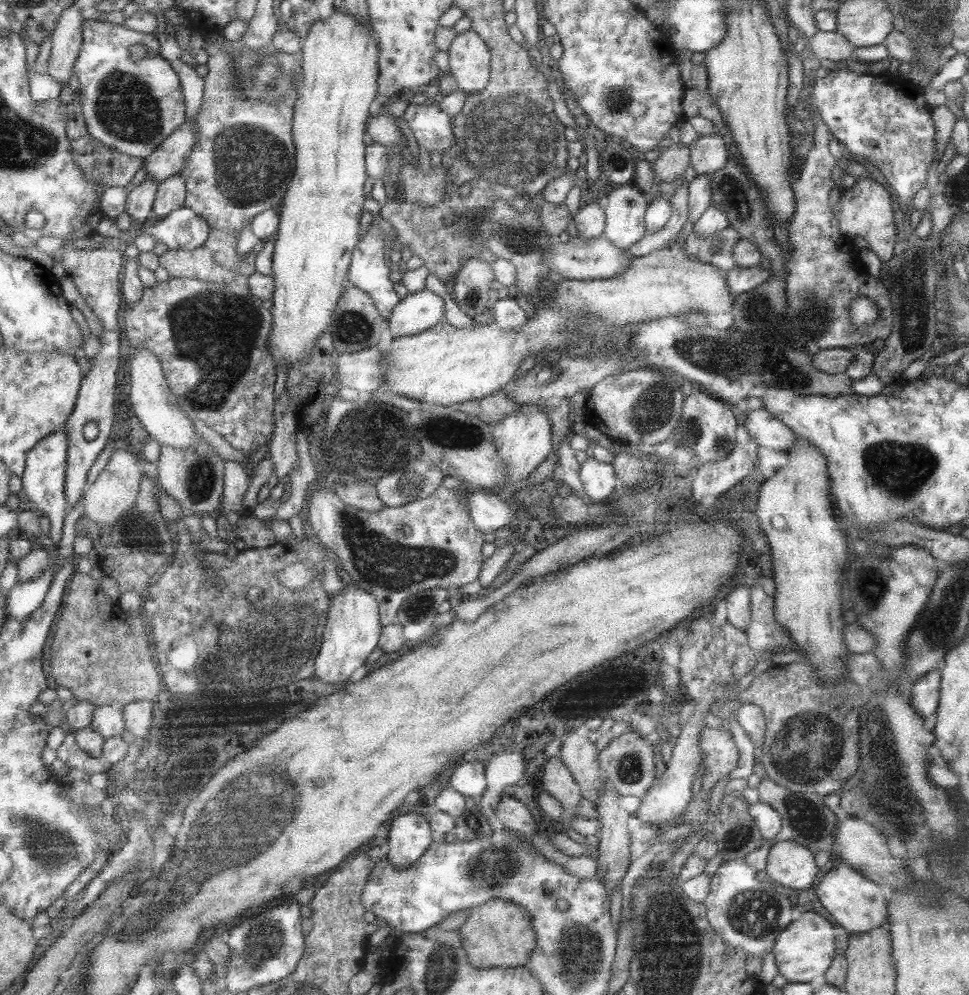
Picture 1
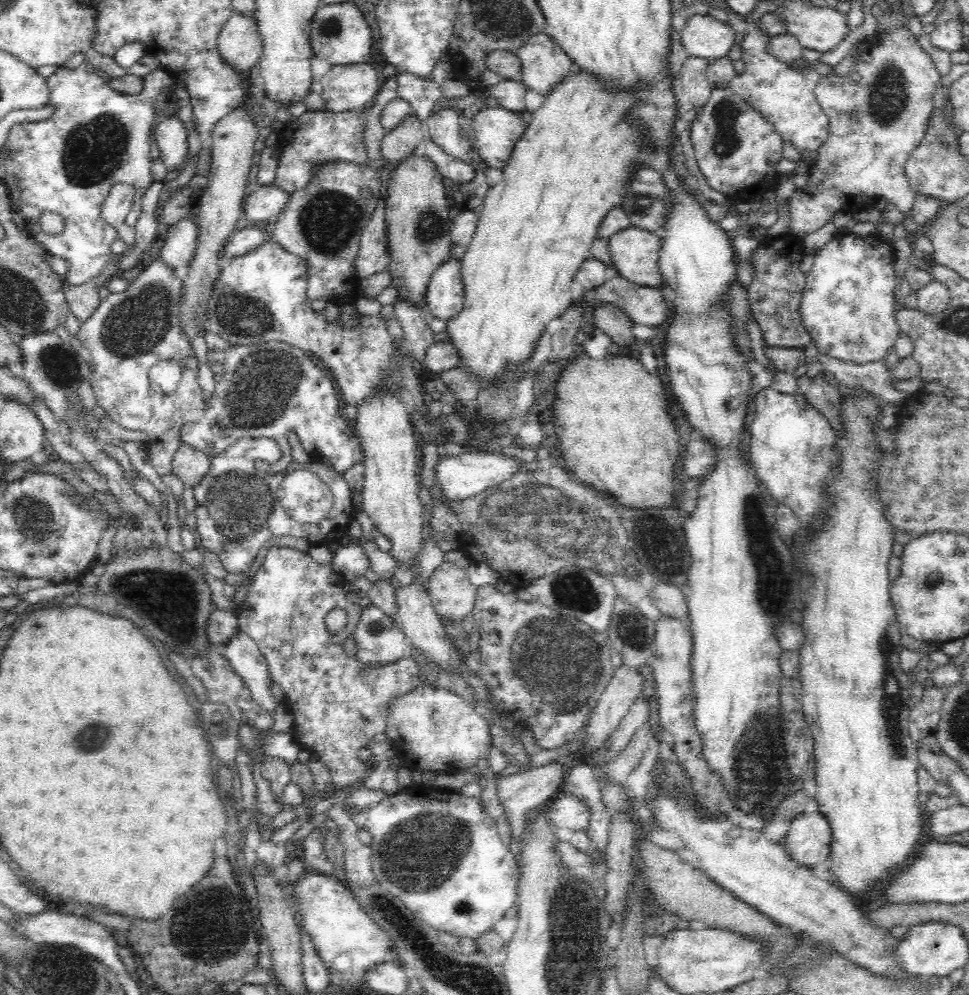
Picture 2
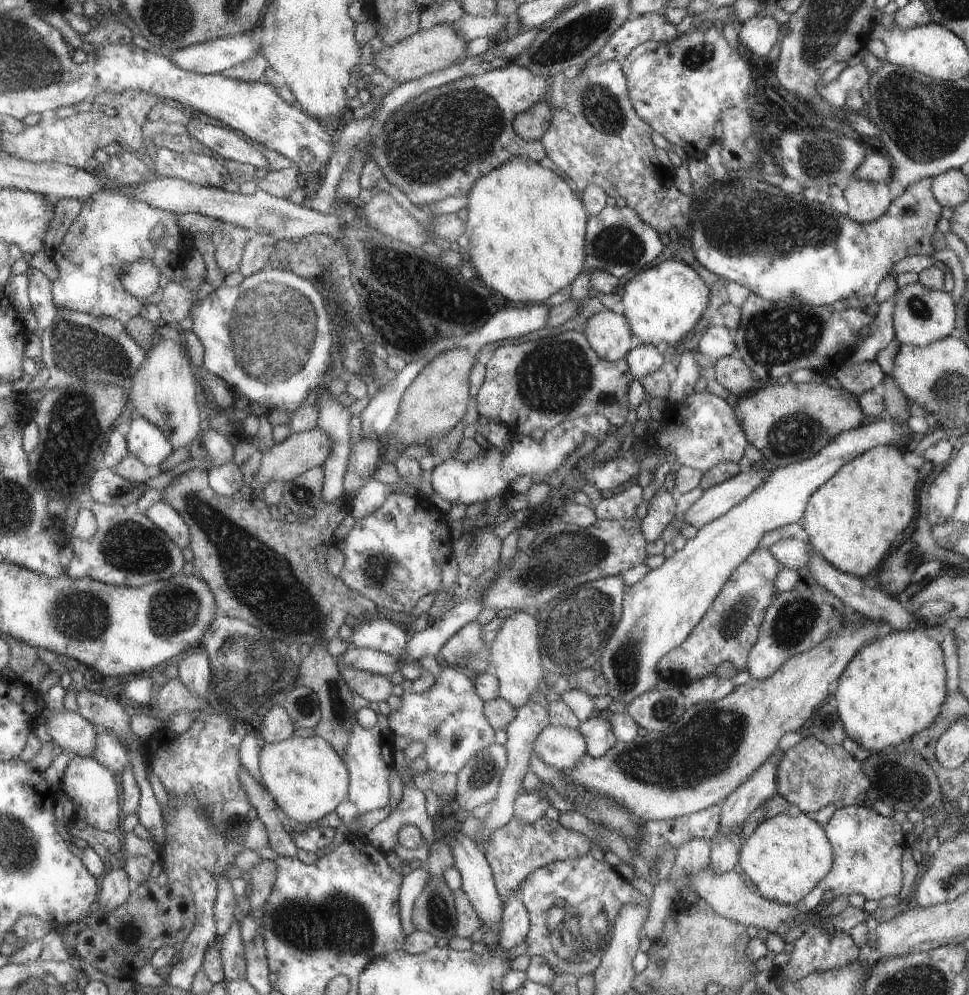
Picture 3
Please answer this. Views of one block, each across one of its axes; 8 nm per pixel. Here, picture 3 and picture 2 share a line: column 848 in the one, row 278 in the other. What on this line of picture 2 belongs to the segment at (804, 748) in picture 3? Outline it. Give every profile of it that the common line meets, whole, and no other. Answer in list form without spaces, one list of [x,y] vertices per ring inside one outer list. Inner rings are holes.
[[[790,234],[771,240],[766,248],[753,252],[753,280],[749,292],[751,312],[755,316],[766,348],[803,349],[811,344],[808,330],[800,322],[800,301],[806,286],[806,273],[800,270],[800,264],[806,255],[802,237]]]

